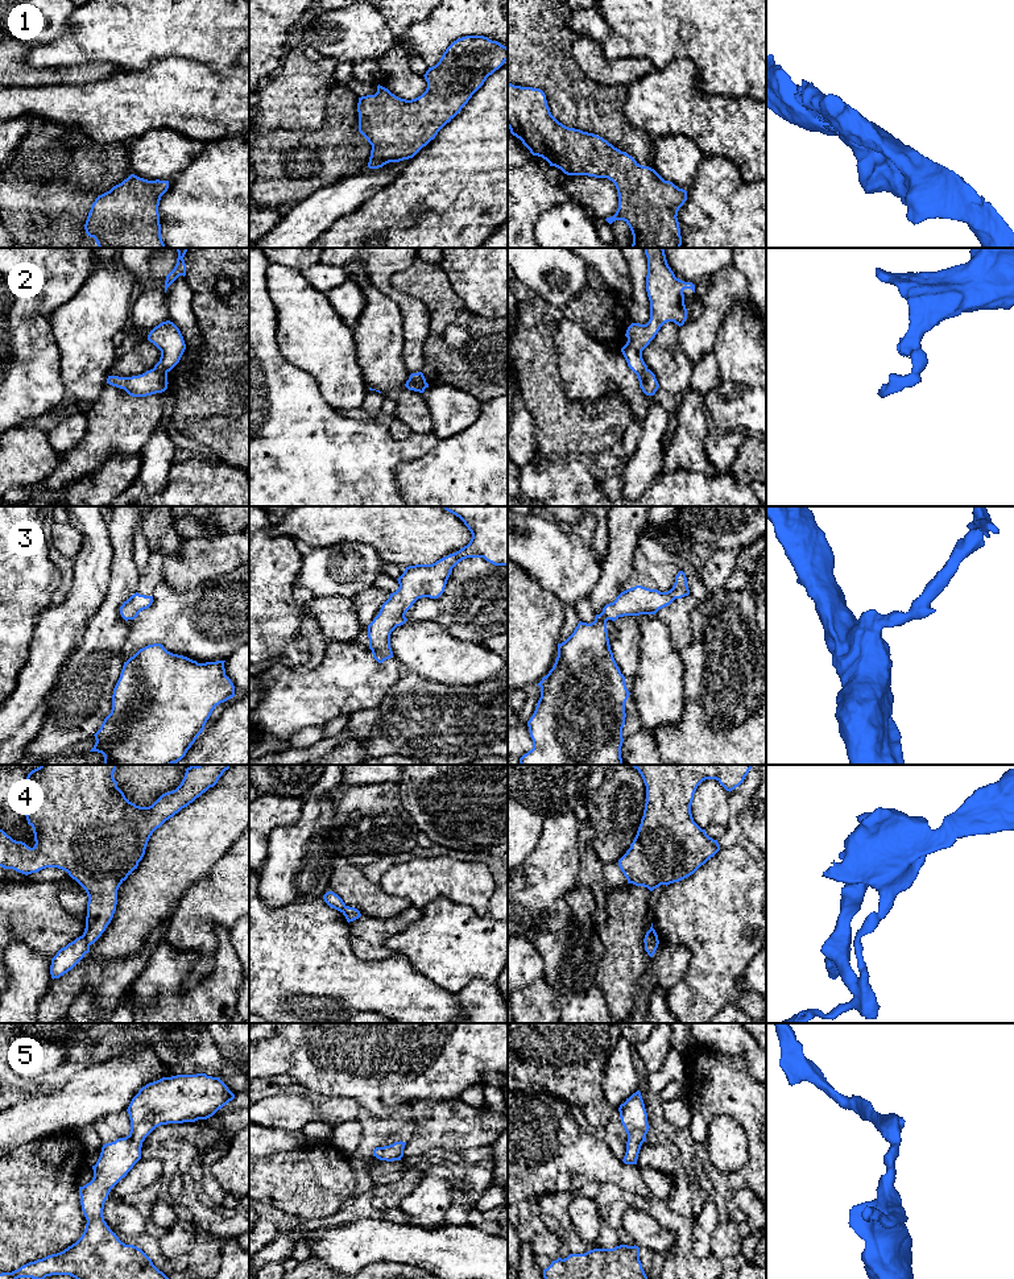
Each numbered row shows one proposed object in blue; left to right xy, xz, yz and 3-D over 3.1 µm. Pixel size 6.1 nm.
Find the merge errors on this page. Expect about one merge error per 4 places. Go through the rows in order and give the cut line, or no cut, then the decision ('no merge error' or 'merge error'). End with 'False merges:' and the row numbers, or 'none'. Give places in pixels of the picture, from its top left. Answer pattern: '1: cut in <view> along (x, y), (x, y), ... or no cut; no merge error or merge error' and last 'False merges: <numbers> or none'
1: no cut; no merge error
2: cut in xz along (409, 377), (425, 388); merge error
3: no cut; no merge error
4: cut in xy along (82, 935), (90, 944); merge error
5: no cut; no merge error
False merges: 2, 4

